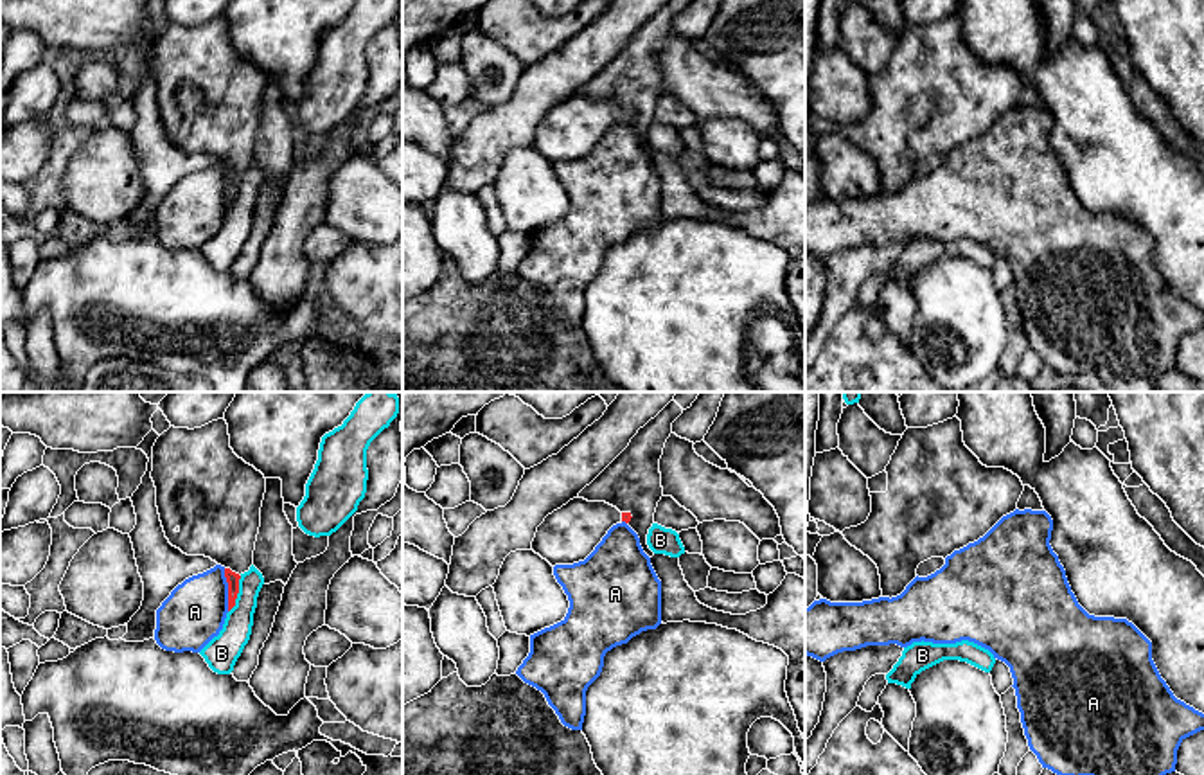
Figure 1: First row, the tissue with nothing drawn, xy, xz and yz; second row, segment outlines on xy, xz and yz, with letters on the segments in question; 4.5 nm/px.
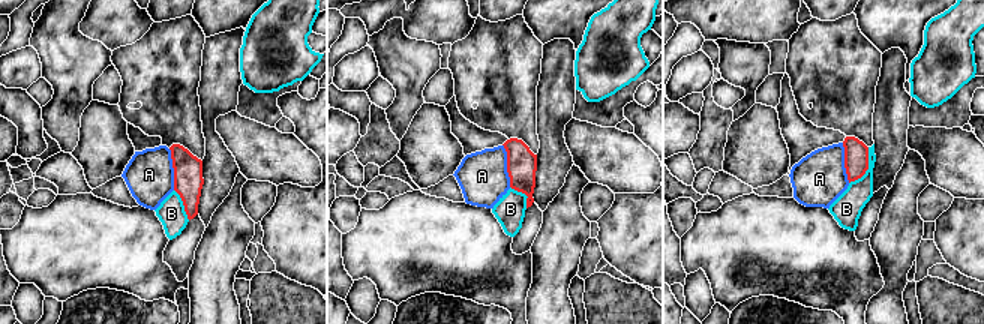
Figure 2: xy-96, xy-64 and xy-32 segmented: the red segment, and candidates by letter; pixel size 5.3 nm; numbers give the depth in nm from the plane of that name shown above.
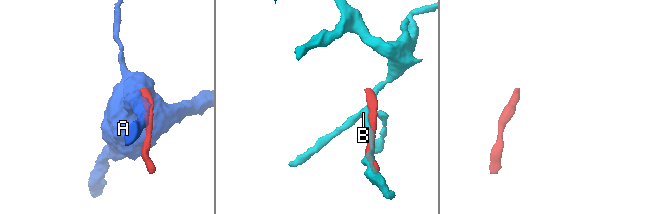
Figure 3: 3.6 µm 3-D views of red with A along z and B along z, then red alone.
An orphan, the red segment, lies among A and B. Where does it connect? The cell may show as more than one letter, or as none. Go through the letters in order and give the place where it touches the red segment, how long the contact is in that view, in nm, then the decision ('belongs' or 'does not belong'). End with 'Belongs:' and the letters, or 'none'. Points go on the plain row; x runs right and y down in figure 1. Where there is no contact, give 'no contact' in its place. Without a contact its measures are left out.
A: contact xy (229, 187); length 190 nm; does not belong
B: contact xy (238, 189); length 180 nm; does not belong
Belongs: none

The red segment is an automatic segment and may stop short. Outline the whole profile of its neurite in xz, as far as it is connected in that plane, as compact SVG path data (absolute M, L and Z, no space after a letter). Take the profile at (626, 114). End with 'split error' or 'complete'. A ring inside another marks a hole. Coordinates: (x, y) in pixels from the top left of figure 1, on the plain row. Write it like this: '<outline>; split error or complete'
M573 95L553 108L537 124L532 147L552 164L584 158L616 120L629 120L631 110L620 110L606 99Z; split error

